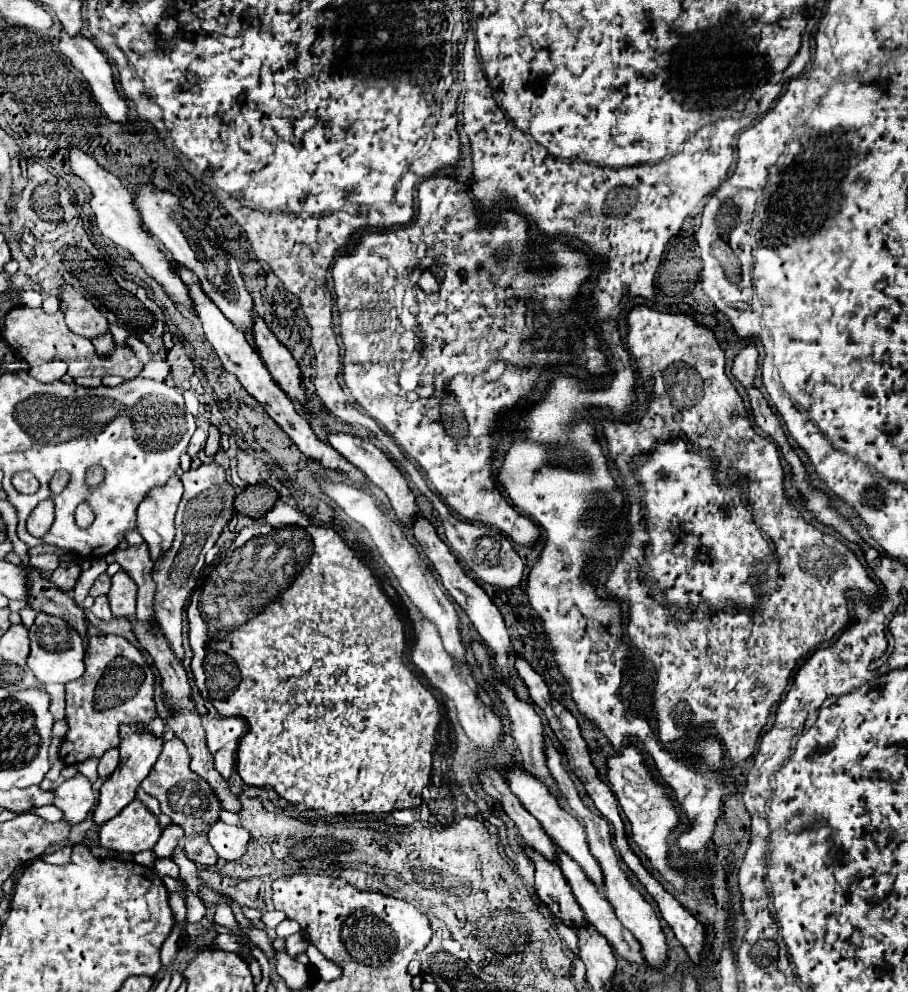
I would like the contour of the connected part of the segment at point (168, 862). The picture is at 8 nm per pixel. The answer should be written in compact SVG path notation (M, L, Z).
M157 858L155 860L155 870L161 878L165 876L173 876L173 878L180 878L179 866L171 860L171 858Z

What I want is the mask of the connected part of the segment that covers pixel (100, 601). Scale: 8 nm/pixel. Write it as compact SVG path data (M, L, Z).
M97 596L91 612L93 612L97 618L101 618L101 620L111 620L113 614L111 614L111 610L109 610L109 600L107 600L107 596Z

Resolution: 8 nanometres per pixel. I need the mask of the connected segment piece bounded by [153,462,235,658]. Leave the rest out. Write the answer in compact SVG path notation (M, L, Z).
M207 462L195 470L185 472L181 476L181 482L187 492L183 494L177 510L177 534L173 546L165 554L161 554L161 558L155 562L153 568L153 582L157 584L155 618L161 624L161 630L167 642L171 644L171 648L175 650L177 658L183 658L183 648L181 648L183 608L199 582L207 550L217 542L223 526L233 516L233 500L235 500L235 488L227 482L225 470L215 462Z

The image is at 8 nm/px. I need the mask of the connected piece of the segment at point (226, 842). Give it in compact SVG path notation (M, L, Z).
M223 820L213 822L209 826L209 844L223 860L237 860L243 856L249 842L249 832L241 826L225 824Z

